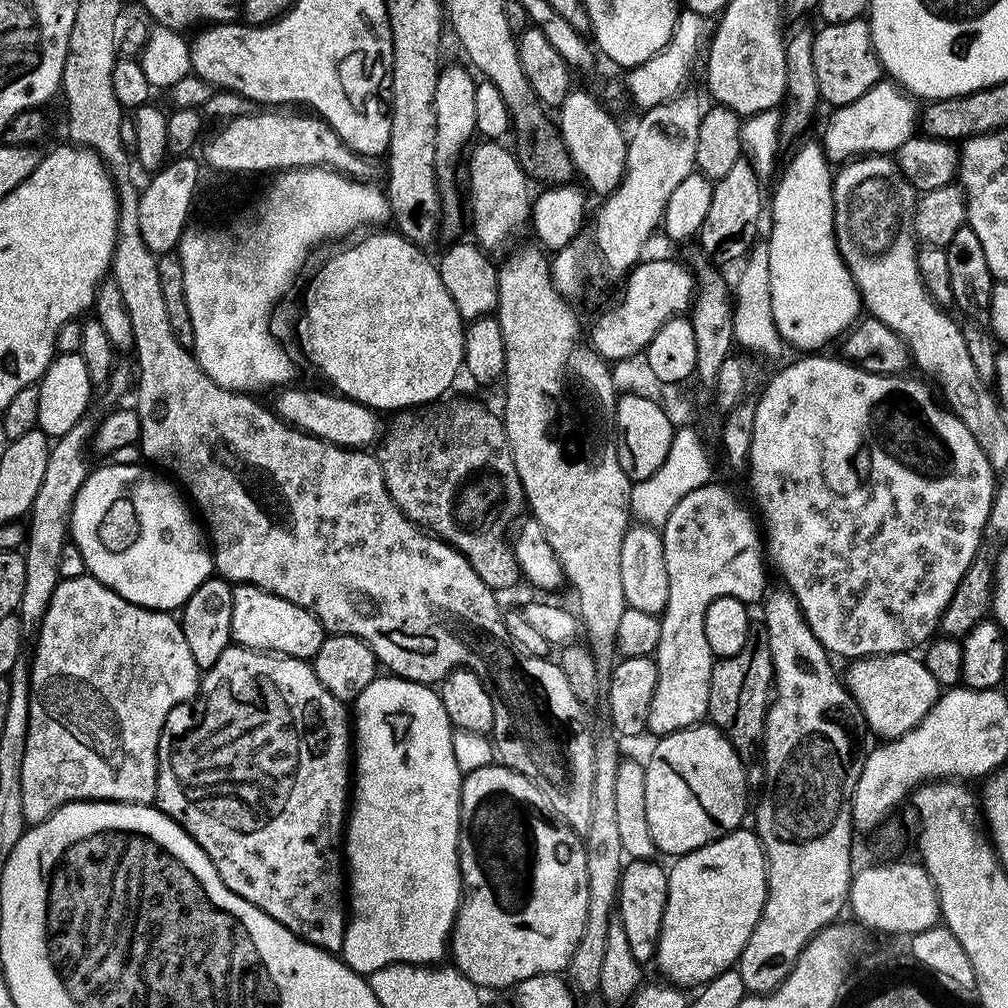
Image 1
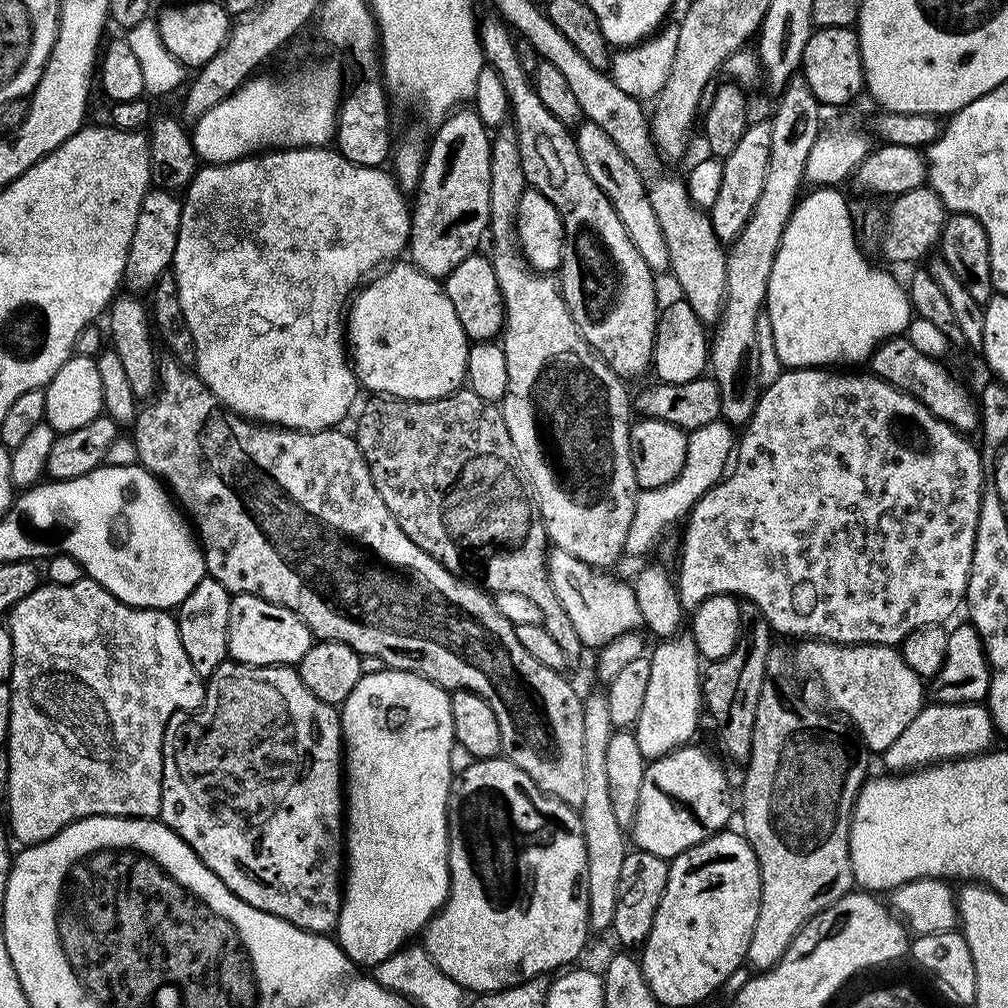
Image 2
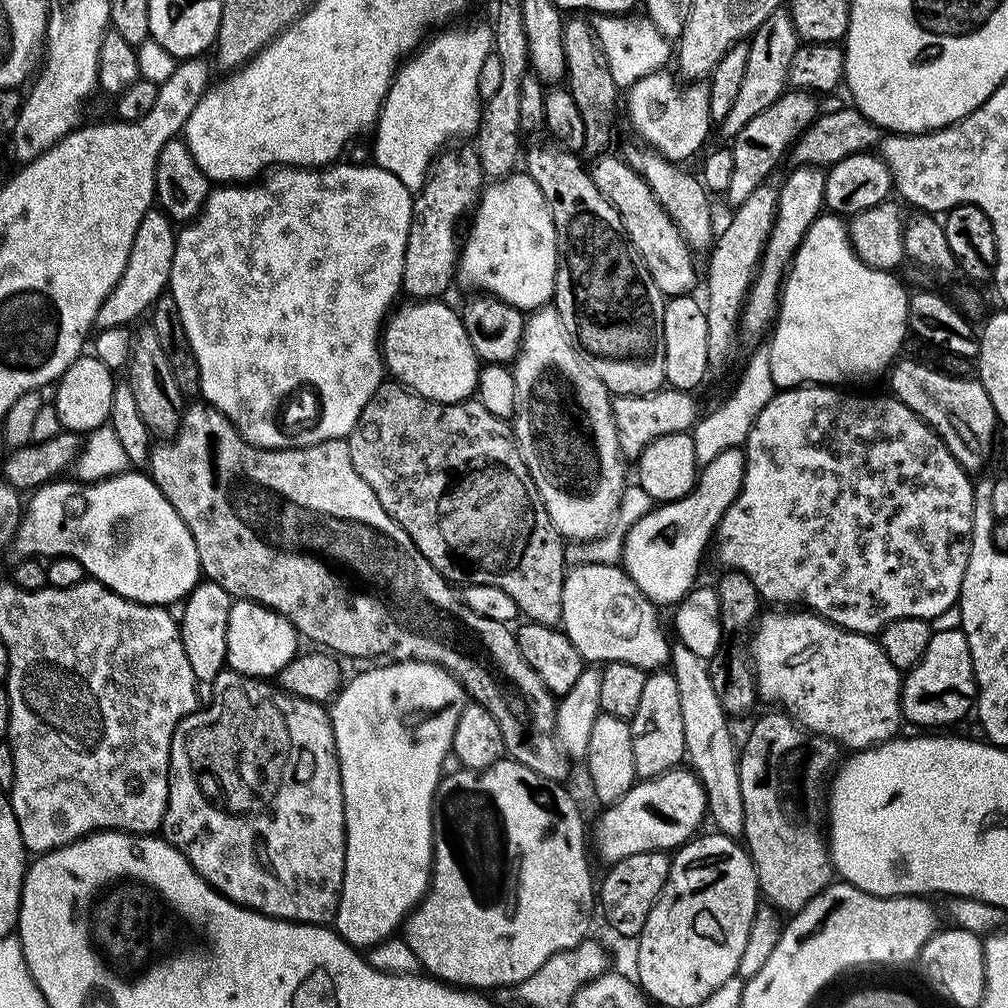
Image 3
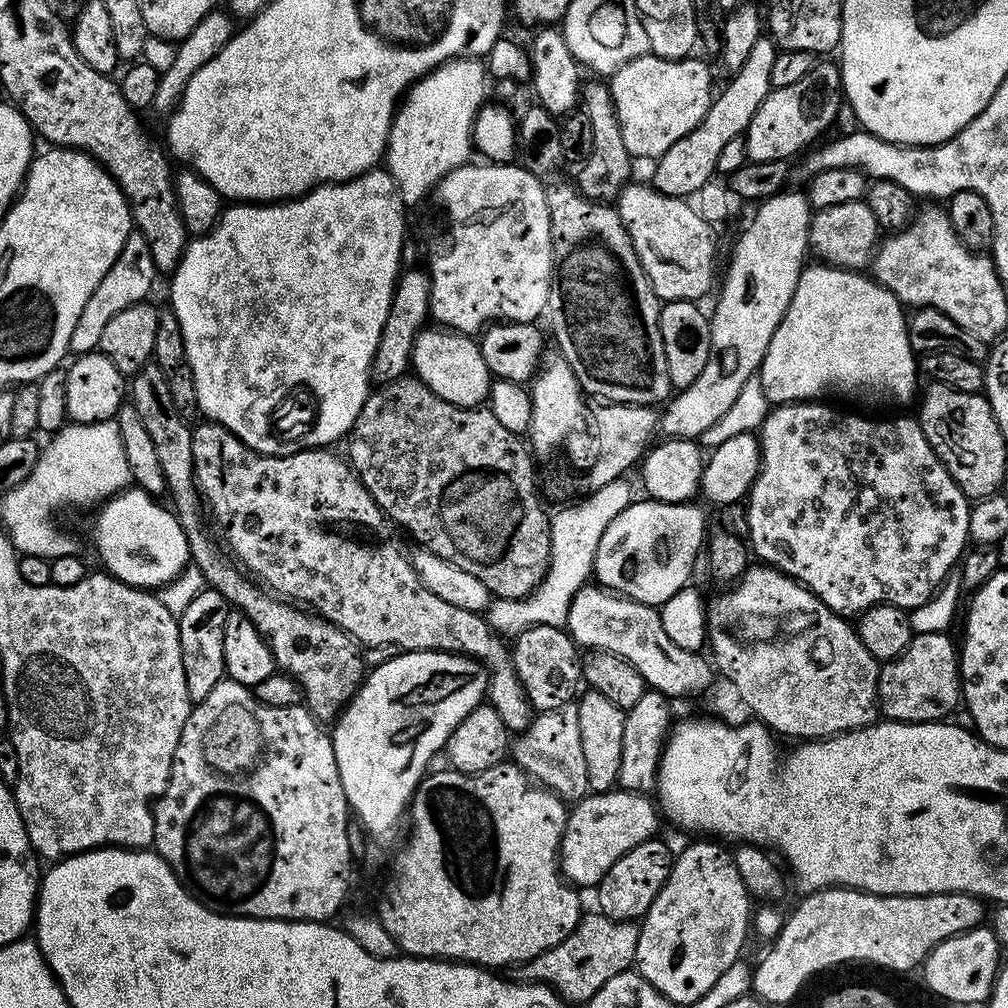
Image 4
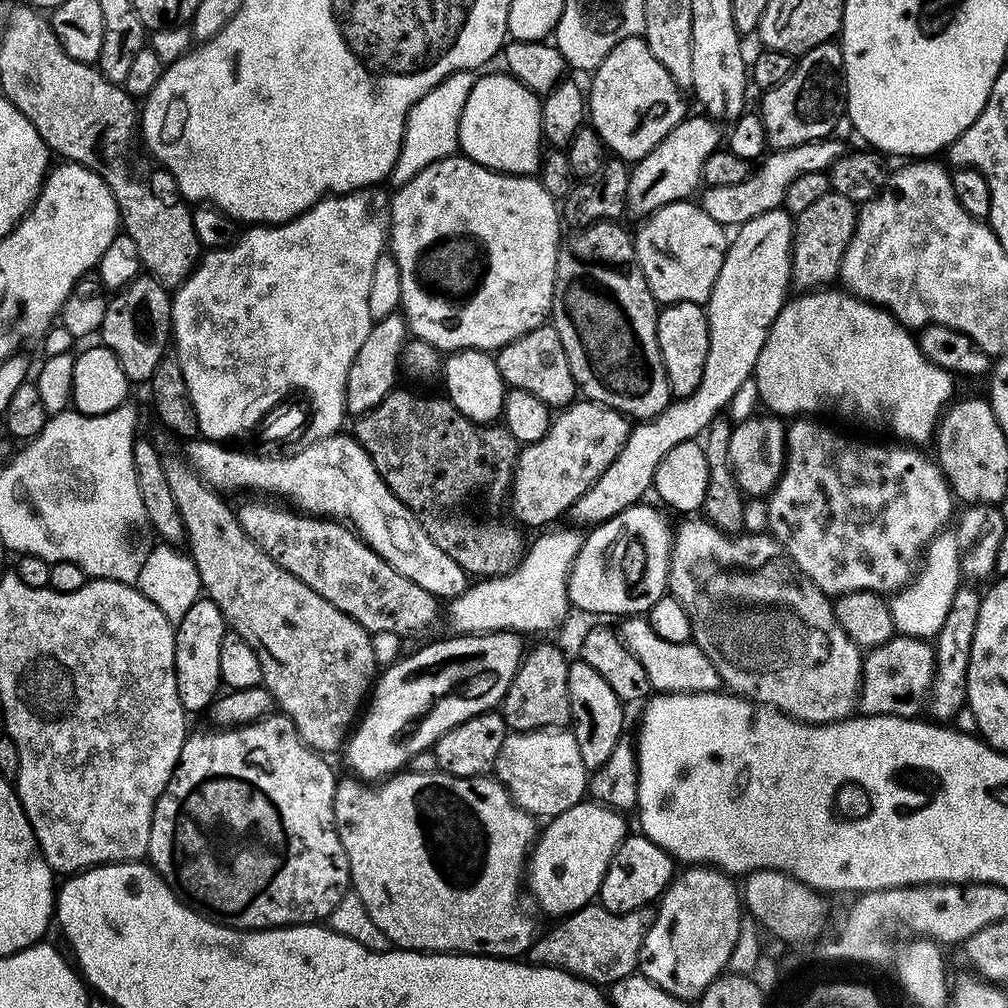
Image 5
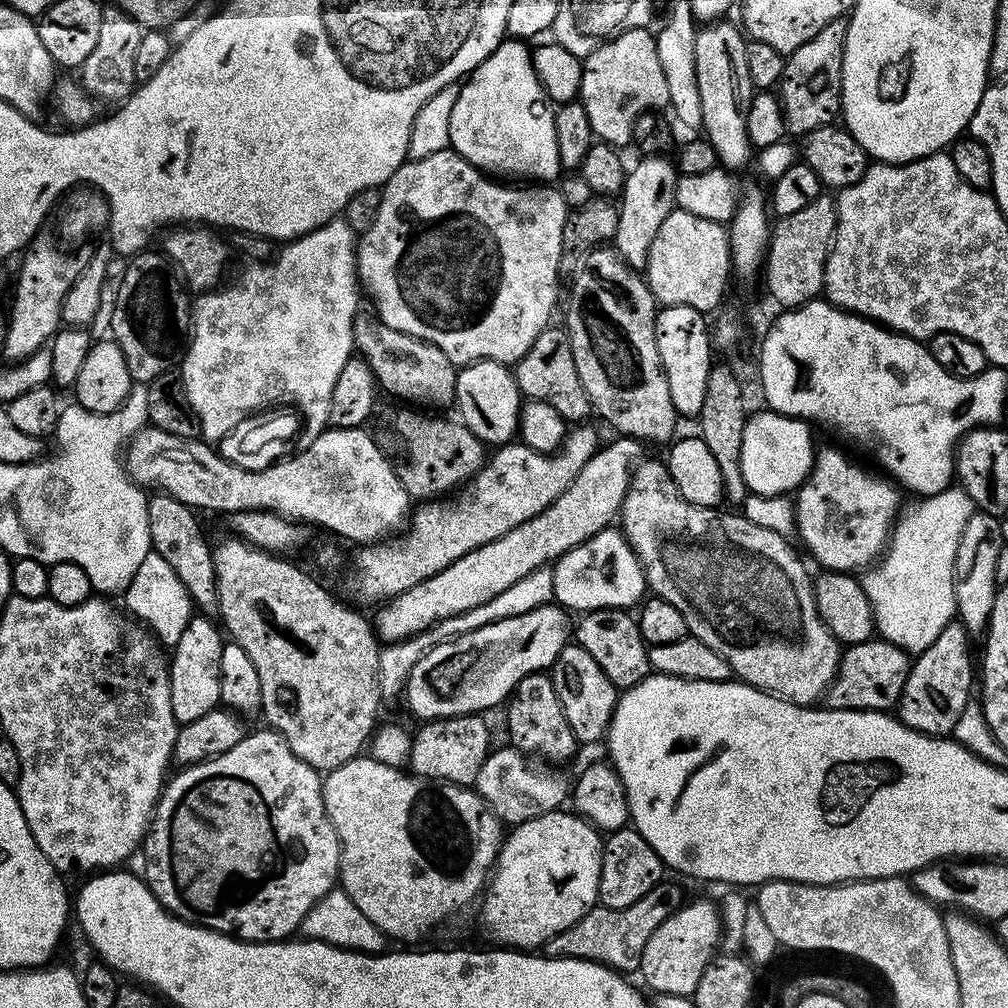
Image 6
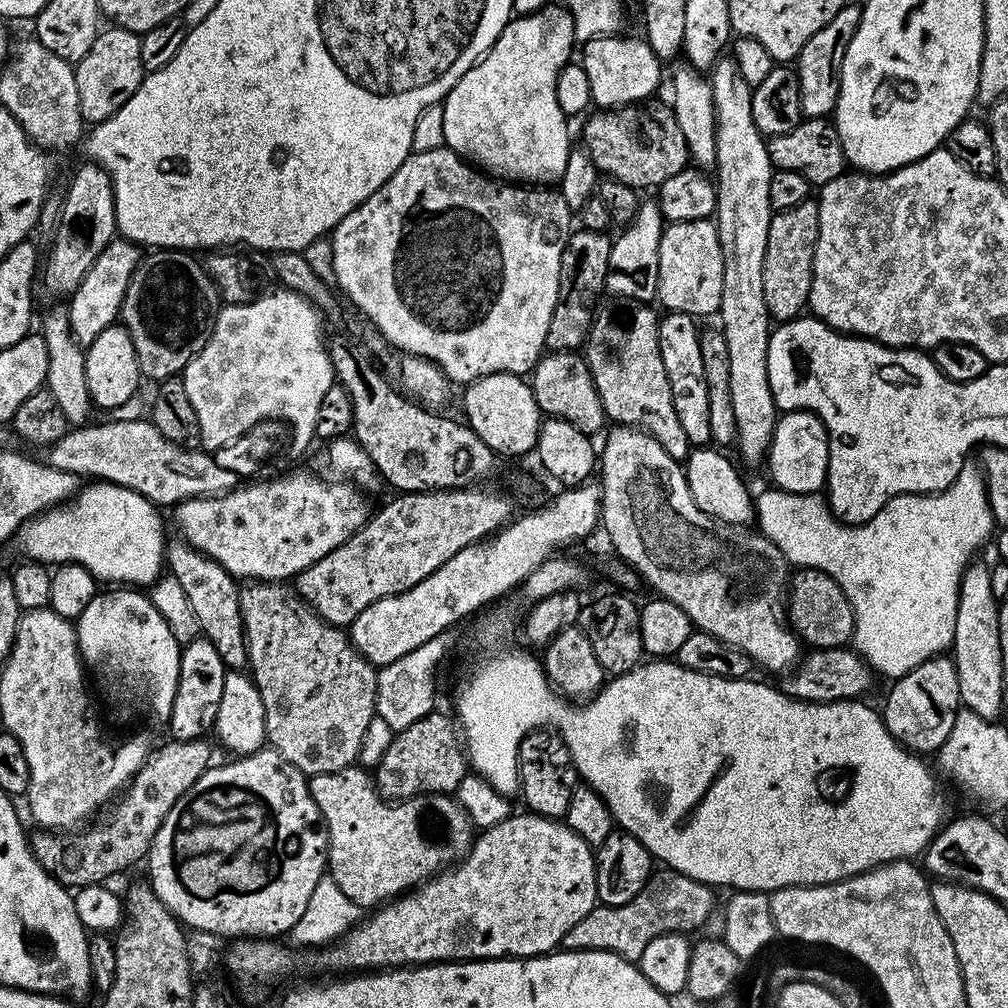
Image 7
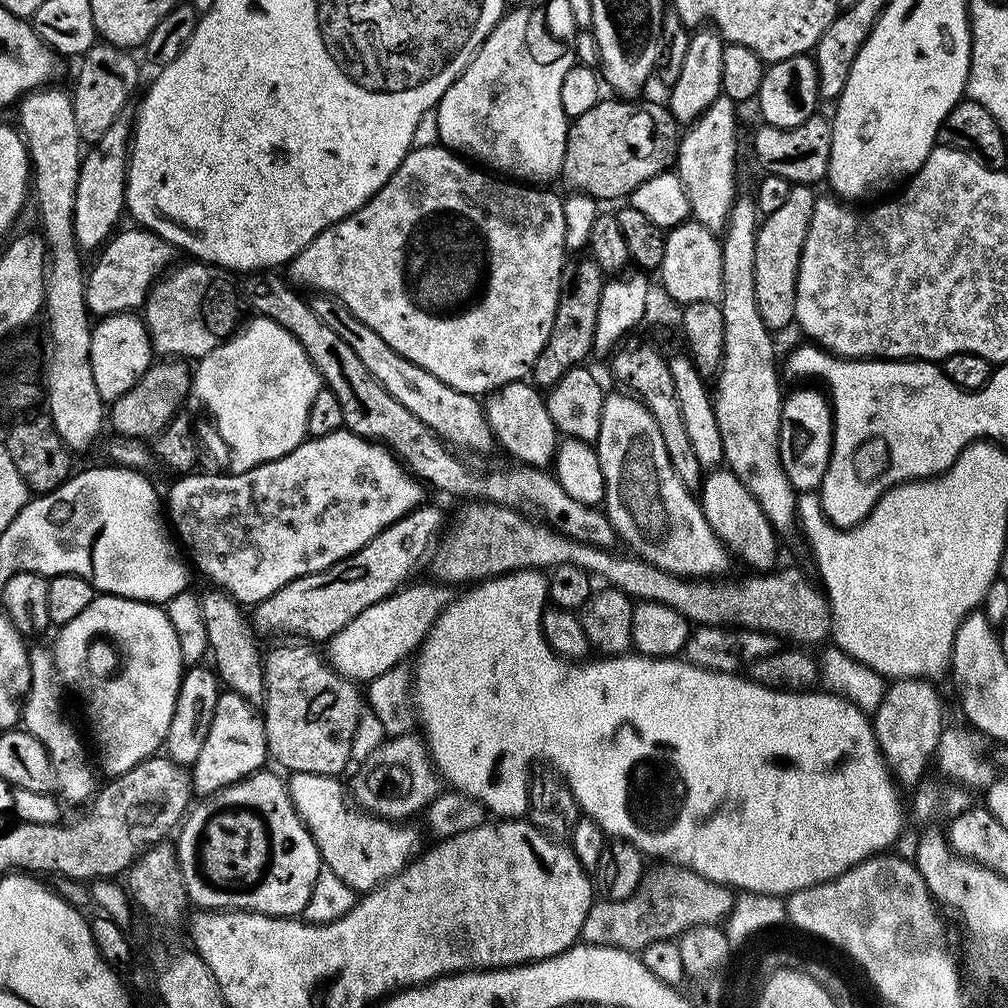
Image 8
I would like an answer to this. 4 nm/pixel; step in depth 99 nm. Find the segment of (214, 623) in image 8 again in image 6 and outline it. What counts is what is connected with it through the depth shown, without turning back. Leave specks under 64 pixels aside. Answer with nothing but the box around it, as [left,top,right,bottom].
[146,491,219,614]

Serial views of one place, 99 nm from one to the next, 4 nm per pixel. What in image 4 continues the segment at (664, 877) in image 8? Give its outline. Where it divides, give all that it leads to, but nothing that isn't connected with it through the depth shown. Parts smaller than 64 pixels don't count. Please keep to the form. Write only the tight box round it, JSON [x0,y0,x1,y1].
[522,910,639,1005]

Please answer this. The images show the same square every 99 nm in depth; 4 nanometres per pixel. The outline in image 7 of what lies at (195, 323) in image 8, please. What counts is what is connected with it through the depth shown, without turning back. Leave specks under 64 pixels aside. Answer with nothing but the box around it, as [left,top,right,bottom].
[119,250,220,382]

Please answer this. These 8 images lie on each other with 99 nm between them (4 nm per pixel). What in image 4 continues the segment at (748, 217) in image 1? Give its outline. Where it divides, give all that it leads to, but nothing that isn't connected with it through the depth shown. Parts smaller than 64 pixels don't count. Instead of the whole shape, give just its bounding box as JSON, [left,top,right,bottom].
[743,58,846,161]

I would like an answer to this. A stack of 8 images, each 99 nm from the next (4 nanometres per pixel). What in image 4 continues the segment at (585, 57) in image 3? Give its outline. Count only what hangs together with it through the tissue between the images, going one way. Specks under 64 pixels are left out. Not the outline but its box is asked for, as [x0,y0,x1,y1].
[574,78,634,202]

